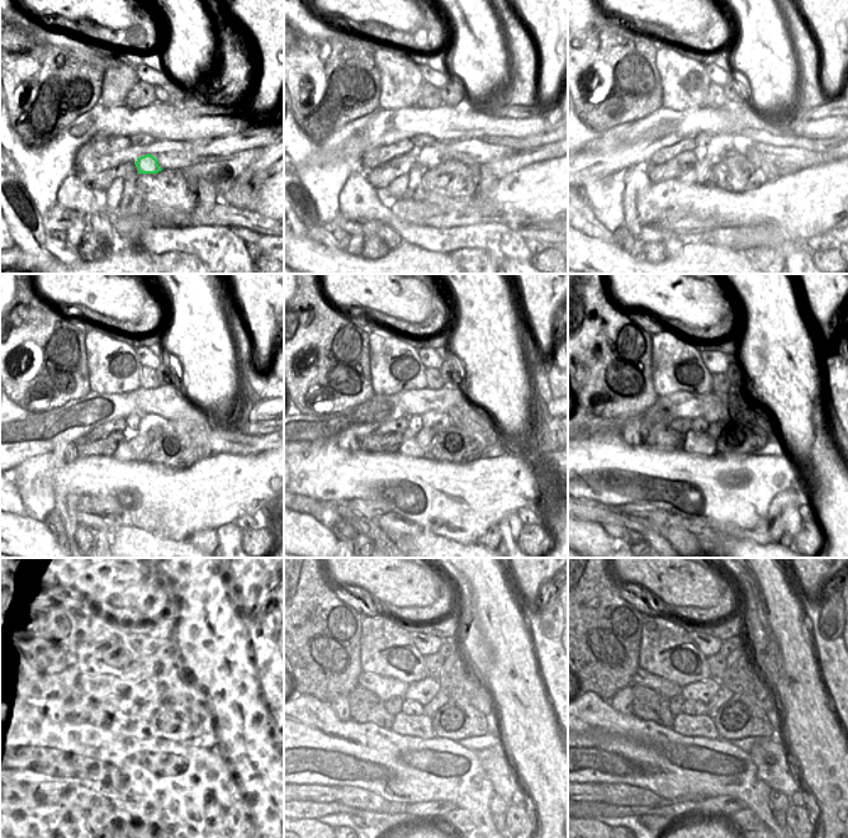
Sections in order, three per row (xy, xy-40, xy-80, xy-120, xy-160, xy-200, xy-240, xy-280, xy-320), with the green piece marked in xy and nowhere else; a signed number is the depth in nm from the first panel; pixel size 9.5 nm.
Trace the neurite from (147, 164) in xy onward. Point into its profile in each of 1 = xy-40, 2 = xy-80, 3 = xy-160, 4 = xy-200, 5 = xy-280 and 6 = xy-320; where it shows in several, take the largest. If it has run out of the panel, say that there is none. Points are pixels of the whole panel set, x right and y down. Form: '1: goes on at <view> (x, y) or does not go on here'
1: goes on at xy-40 (427, 157)
2: goes on at xy-80 (721, 143)
3: goes on at xy-160 (436, 421)
4: goes on at xy-200 (721, 412)
5: goes on at xy-280 (424, 691)
6: goes on at xy-320 (704, 691)

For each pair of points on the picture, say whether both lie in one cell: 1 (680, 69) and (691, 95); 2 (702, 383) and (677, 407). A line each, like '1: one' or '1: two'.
1: one
2: two

